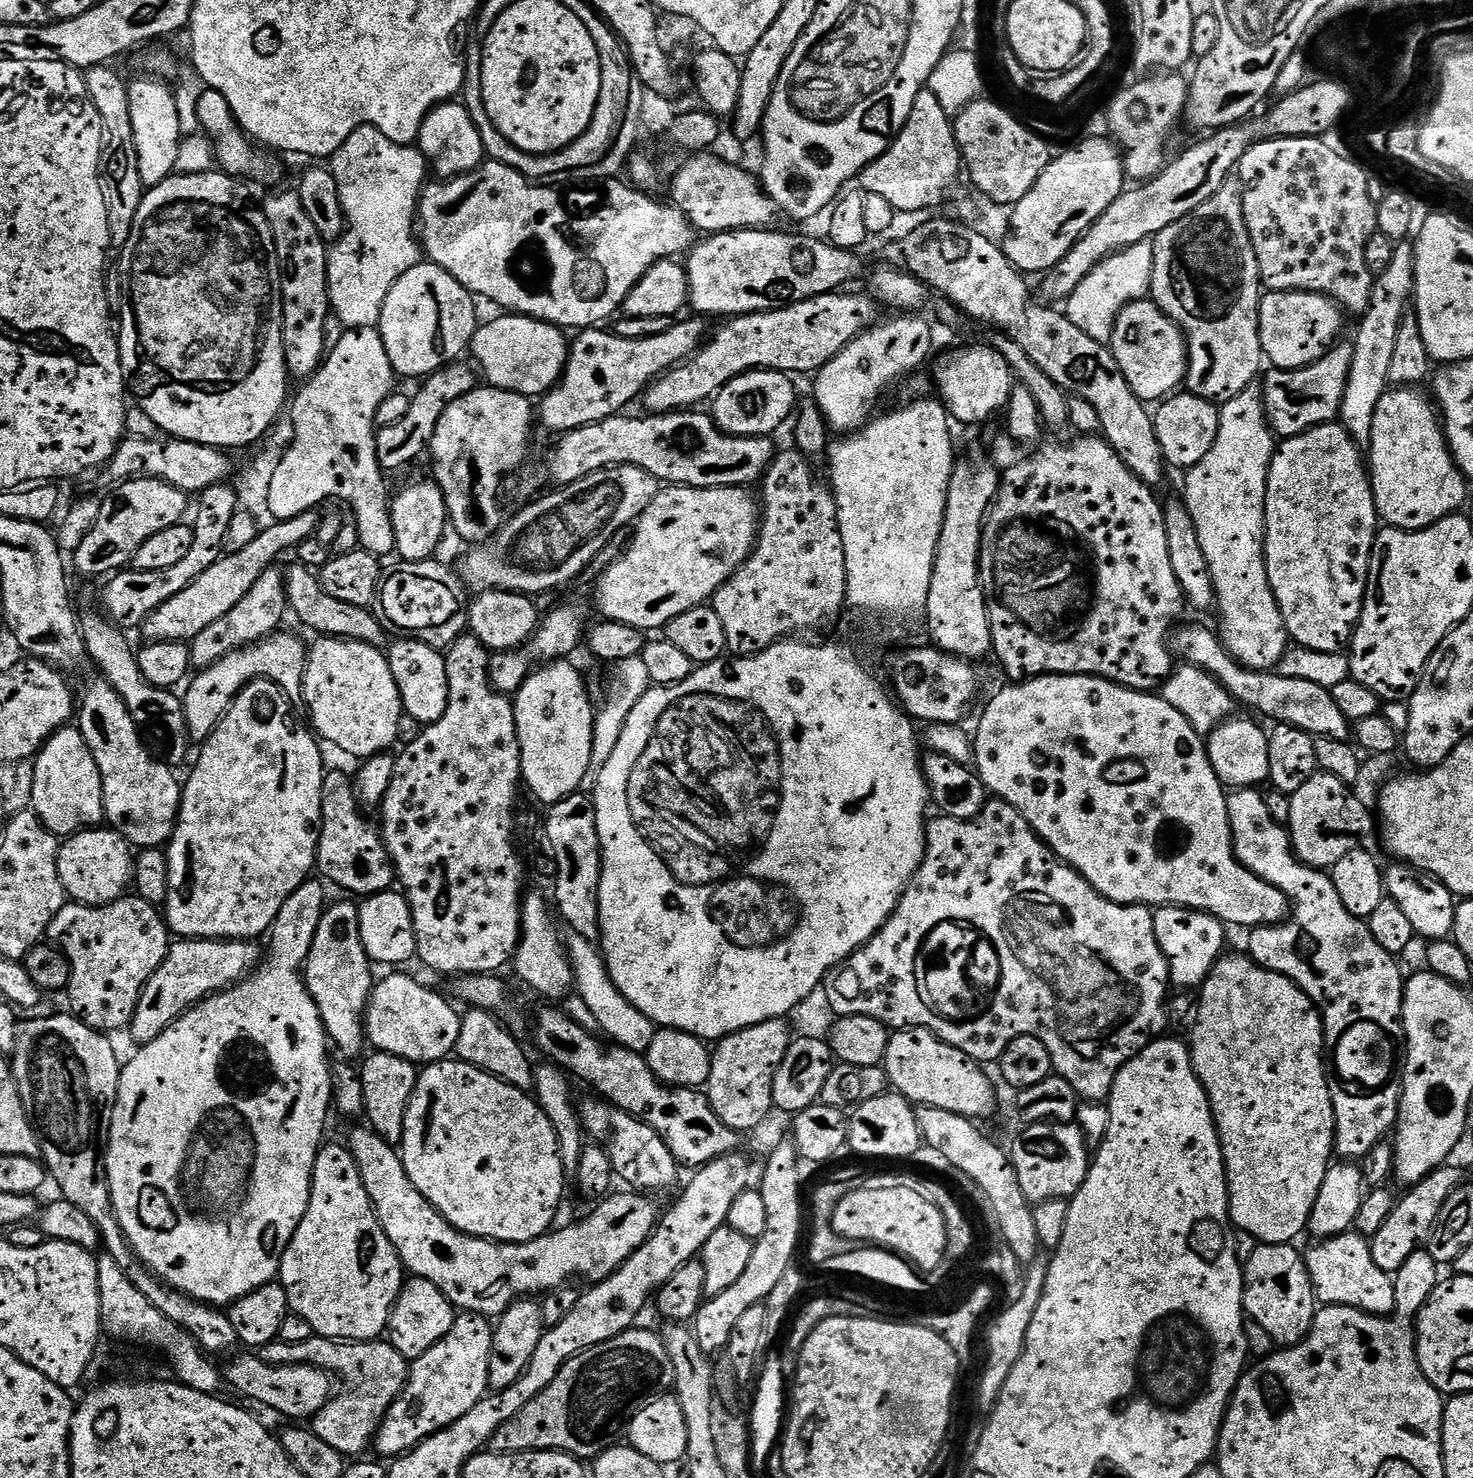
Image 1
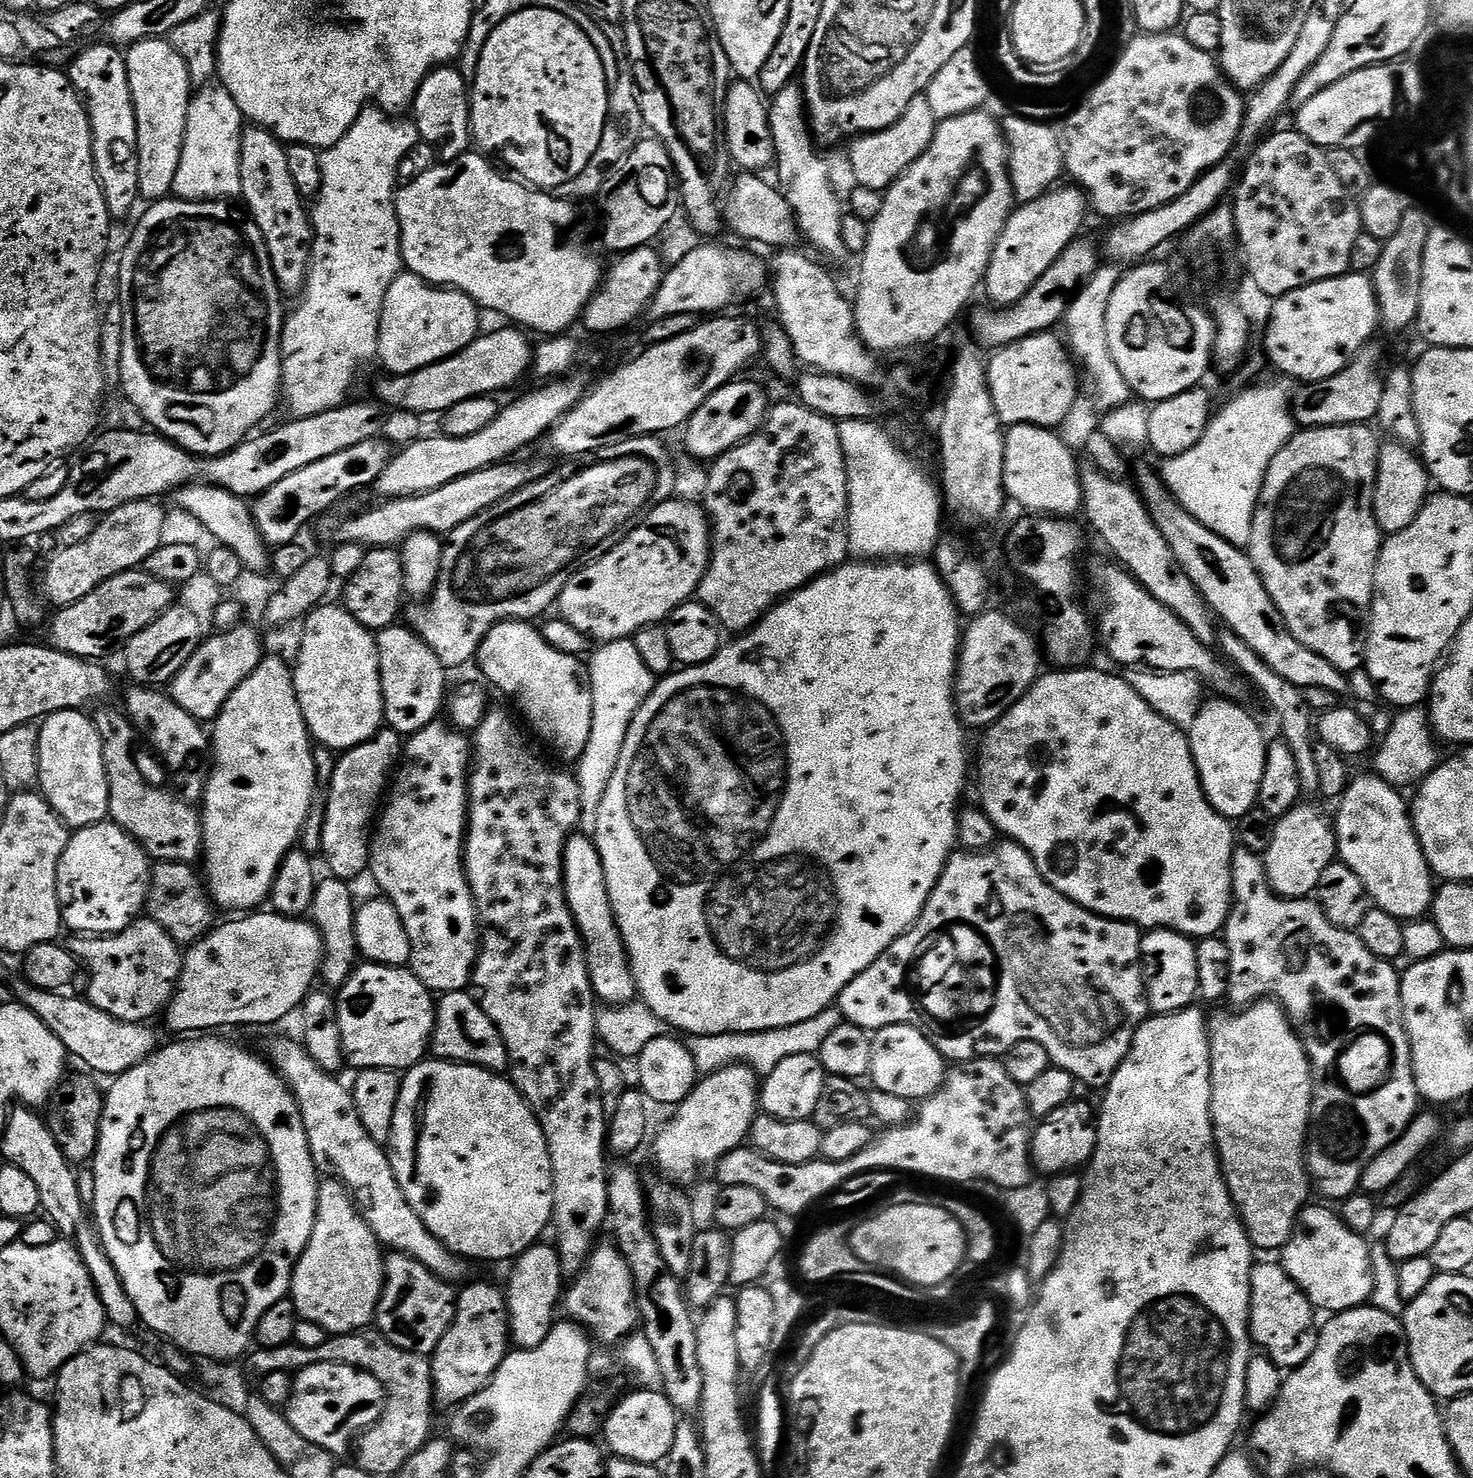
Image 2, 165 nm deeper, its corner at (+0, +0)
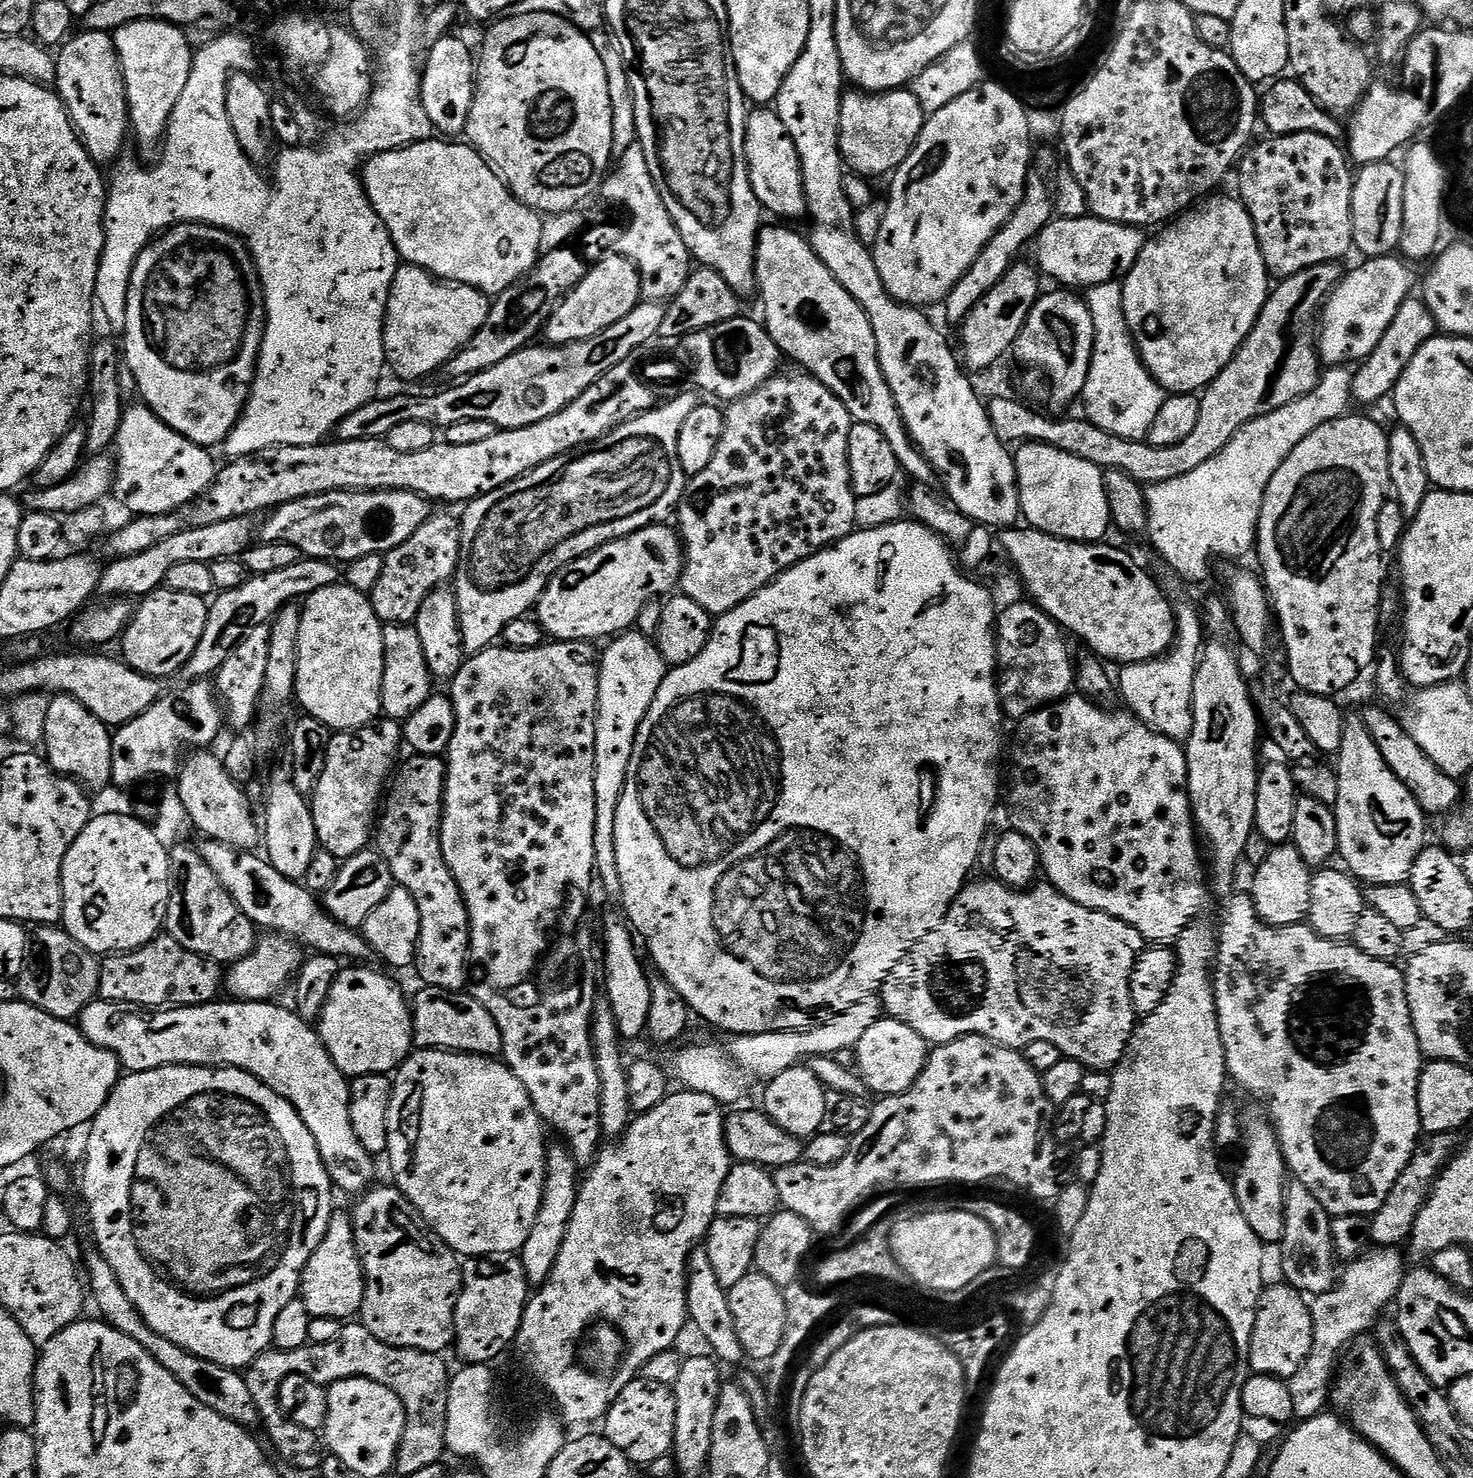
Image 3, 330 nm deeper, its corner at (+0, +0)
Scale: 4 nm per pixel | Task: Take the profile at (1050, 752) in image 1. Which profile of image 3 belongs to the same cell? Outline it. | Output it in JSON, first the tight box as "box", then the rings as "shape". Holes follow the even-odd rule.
{"box":[1006,694,1209,942],"shape":[[[1069,694],[1063,700],[1032,712],[1015,725],[1016,741],[1012,744],[1012,773],[1009,776],[1007,773],[1006,776],[1008,820],[1012,823],[1009,825],[1032,840],[1037,854],[1040,855],[1043,875],[1048,875],[1045,876],[1047,883],[1059,890],[1066,898],[1087,908],[1093,908],[1096,912],[1110,914],[1114,919],[1134,926],[1134,930],[1138,930],[1138,934],[1142,934],[1145,941],[1175,942],[1180,939],[1186,928],[1203,917],[1200,915],[1208,908],[1209,885],[1206,883],[1206,864],[1198,847],[1198,829],[1192,818],[1192,804],[1188,800],[1188,757],[1185,749],[1177,741],[1154,731],[1131,712],[1112,711],[1116,710],[1093,704],[1086,696]]]}

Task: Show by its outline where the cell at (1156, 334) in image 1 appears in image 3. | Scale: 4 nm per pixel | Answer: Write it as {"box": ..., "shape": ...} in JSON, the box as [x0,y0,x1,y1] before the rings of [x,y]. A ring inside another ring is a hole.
{"box":[1122,194,1270,394],"shape":[[[1212,194],[1203,201],[1202,206],[1193,207],[1183,214],[1175,217],[1167,226],[1161,227],[1156,237],[1149,239],[1145,243],[1144,249],[1138,254],[1134,266],[1128,271],[1128,275],[1123,277],[1124,293],[1122,294],[1122,306],[1126,314],[1128,329],[1132,335],[1132,340],[1136,343],[1138,354],[1146,366],[1146,370],[1155,378],[1160,387],[1168,394],[1196,394],[1208,387],[1209,382],[1218,378],[1222,370],[1234,358],[1234,354],[1242,346],[1242,342],[1250,334],[1262,306],[1268,300],[1270,291],[1270,273],[1264,264],[1264,259],[1258,246],[1258,238],[1254,230],[1254,222],[1250,214],[1244,209],[1244,201],[1232,196],[1220,196]]]}

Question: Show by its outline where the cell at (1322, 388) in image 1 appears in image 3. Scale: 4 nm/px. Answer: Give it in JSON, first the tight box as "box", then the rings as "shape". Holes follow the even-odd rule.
{"box":[1352,298,1437,404],"shape":[[[1409,298],[1402,302],[1398,314],[1394,314],[1394,322],[1382,334],[1382,342],[1374,346],[1368,359],[1363,361],[1352,373],[1352,399],[1359,404],[1376,404],[1379,400],[1384,400],[1393,395],[1396,391],[1396,384],[1402,378],[1406,366],[1418,354],[1418,350],[1425,342],[1437,335],[1436,319],[1434,314],[1424,305],[1423,299]]]}

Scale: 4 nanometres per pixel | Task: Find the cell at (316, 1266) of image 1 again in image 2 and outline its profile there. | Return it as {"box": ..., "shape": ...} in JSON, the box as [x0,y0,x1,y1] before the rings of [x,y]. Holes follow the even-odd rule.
{"box":[290,1178,385,1336],"shape":[[[324,1178],[319,1181],[318,1206],[314,1230],[310,1242],[296,1263],[292,1272],[290,1298],[296,1304],[296,1314],[301,1320],[309,1320],[332,1336],[344,1336],[348,1332],[367,1329],[376,1319],[376,1307],[384,1289],[385,1253],[382,1245],[370,1230],[367,1222],[360,1217],[360,1209],[352,1199],[341,1180]]]}

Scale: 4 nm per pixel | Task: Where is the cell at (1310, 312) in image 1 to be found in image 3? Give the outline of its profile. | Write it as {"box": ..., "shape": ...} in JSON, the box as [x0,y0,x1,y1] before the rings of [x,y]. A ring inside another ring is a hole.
{"box":[1318,255,1418,366],"shape":[[[1399,255],[1374,256],[1363,261],[1361,268],[1345,271],[1339,284],[1325,300],[1318,316],[1318,351],[1321,361],[1328,366],[1344,366],[1348,360],[1363,362],[1382,342],[1382,334],[1394,322],[1394,314],[1412,295],[1418,276],[1409,261]]]}

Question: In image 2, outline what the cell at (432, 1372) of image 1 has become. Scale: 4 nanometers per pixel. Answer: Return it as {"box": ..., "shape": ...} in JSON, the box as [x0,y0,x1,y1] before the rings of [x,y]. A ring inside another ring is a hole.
{"box":[432,1280,510,1406],"shape":[[[476,1280],[456,1297],[456,1316],[446,1330],[442,1342],[432,1353],[432,1390],[437,1401],[459,1406],[478,1394],[491,1381],[499,1364],[510,1351],[508,1330],[508,1297],[505,1289],[496,1284]]]}

